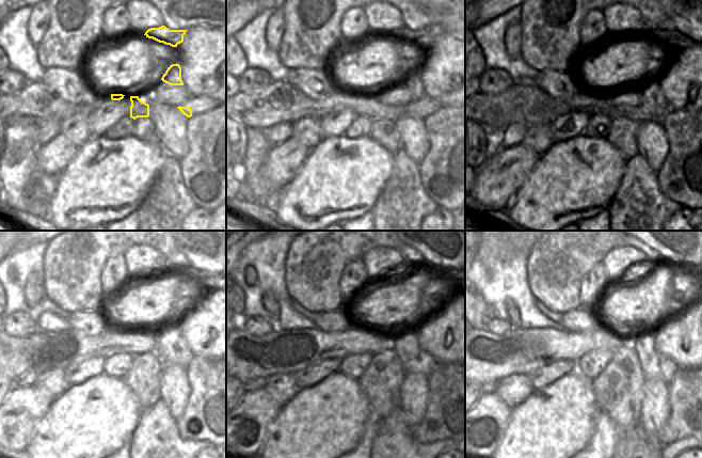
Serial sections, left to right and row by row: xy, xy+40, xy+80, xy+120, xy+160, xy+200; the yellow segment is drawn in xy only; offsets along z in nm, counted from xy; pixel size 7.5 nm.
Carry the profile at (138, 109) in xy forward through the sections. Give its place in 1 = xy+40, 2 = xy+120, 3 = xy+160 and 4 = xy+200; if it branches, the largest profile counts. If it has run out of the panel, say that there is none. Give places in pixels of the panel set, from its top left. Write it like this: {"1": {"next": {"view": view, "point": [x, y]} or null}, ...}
{"1": {"next": {"view": "xy+40", "point": [364, 105]}}, "2": {"next": {"view": "xy+120", "point": [171, 347]}}, "3": {"next": {"view": "xy+160", "point": [414, 360]}}, "4": {"next": {"view": "xy+200", "point": [653, 364]}}}

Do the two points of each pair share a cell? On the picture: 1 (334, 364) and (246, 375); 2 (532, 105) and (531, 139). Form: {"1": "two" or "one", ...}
{"1": "two", "2": "two"}

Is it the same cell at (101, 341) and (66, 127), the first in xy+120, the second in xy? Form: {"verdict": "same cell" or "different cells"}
{"verdict": "different cells"}

